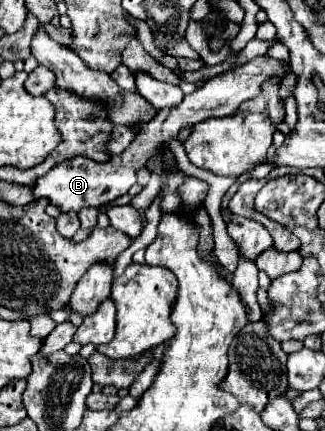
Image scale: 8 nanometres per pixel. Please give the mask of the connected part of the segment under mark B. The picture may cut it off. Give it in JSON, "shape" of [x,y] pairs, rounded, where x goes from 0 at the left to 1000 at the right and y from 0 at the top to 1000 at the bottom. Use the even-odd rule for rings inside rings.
{"shape":[[[800,128],[738,155],[720,155],[695,169],[634,183],[628,197],[609,202],[591,220],[566,220],[566,234],[554,244],[523,248],[523,253],[492,253],[480,271],[455,281],[449,295],[431,299],[431,309],[418,313],[418,323],[382,355],[338,364],[326,378],[302,378],[277,364],[222,364],[172,383],[166,392],[154,392],[135,411],[123,411],[105,425],[105,462],[142,457],[166,476],[178,476],[191,490],[234,490],[234,494],[252,480],[308,480],[320,471],[351,466],[357,457],[394,448],[394,439],[418,425],[418,397],[449,387],[455,369],[480,364],[505,341],[517,341],[523,323],[542,323],[560,295],[597,295],[603,285],[628,276],[689,271],[689,267],[720,262],[751,234],[800,220],[812,193],[825,193],[831,183],[855,183],[855,193],[868,193],[886,165],[892,165],[892,151],[880,142]]]}

